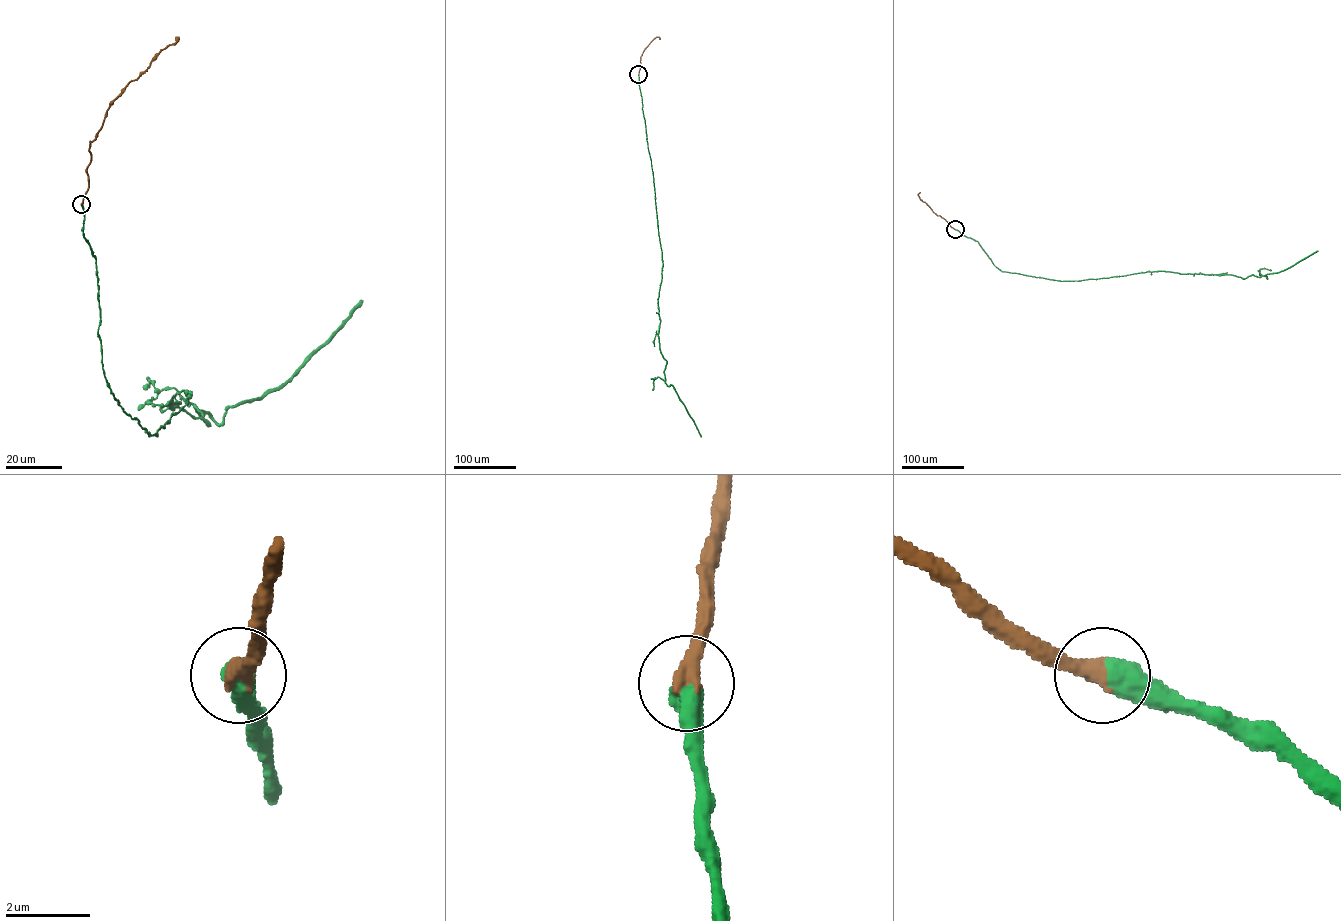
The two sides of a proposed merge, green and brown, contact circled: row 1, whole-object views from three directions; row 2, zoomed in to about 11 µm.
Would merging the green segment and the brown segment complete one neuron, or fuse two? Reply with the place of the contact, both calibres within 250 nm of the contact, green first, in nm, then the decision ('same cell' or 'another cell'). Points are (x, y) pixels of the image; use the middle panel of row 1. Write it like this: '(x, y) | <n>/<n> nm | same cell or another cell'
(638, 74) | 600/480 nm | same cell

